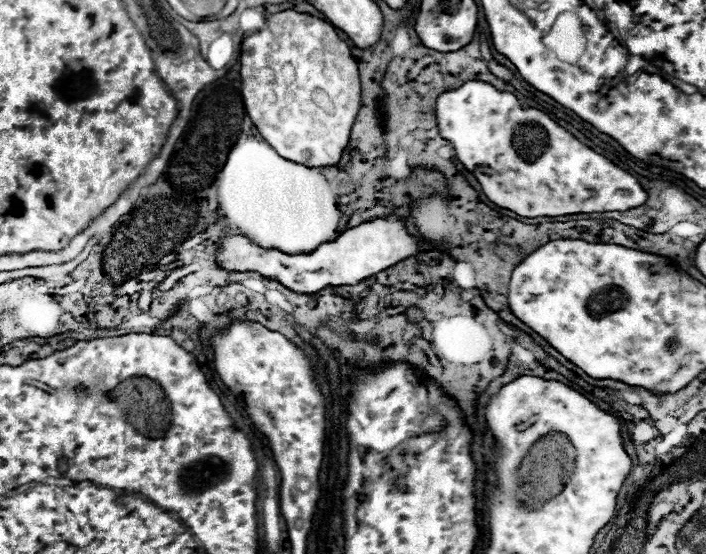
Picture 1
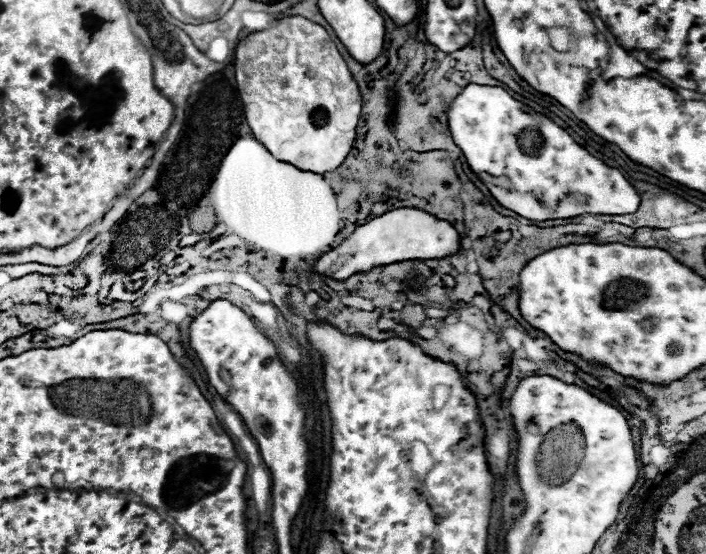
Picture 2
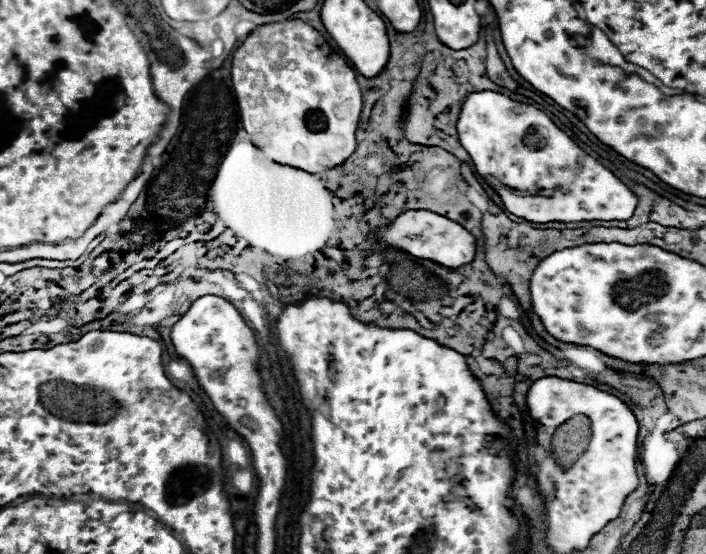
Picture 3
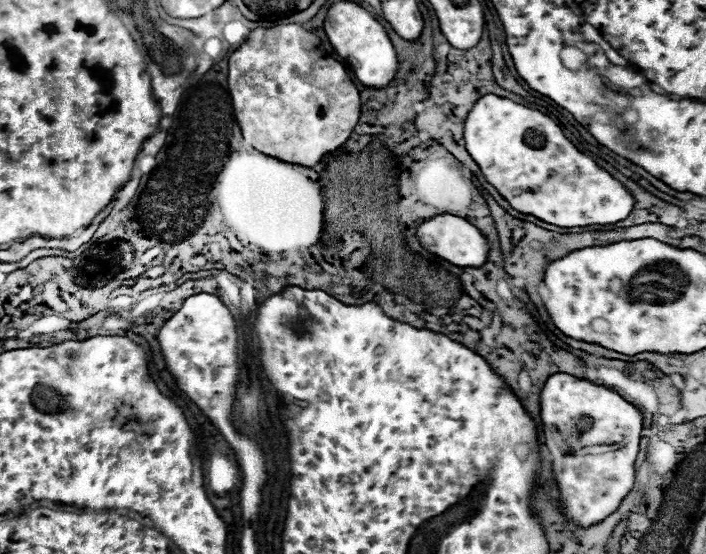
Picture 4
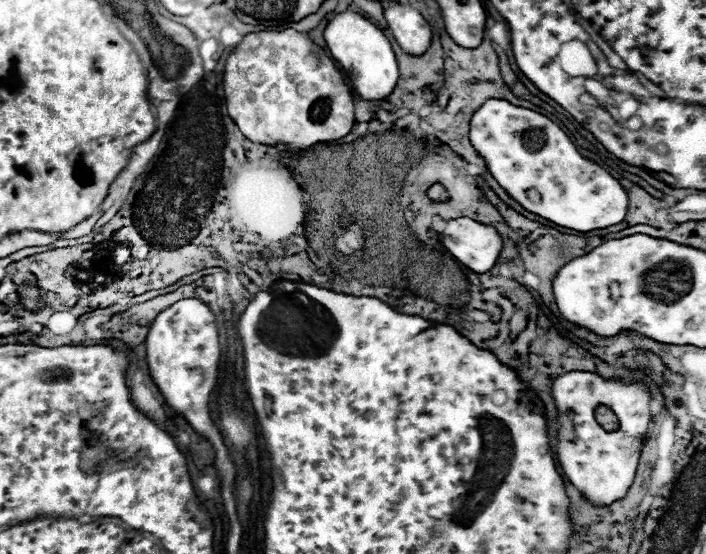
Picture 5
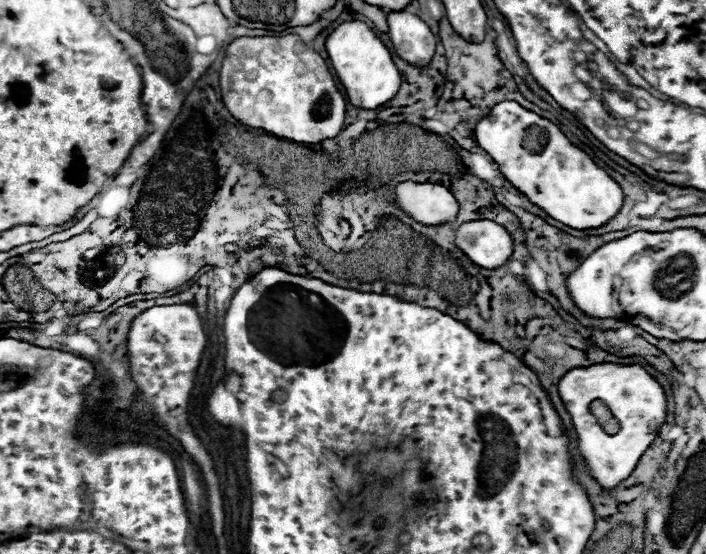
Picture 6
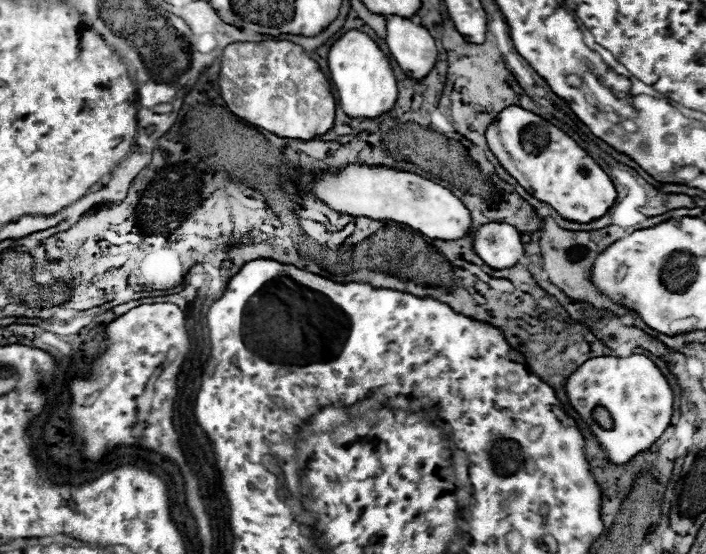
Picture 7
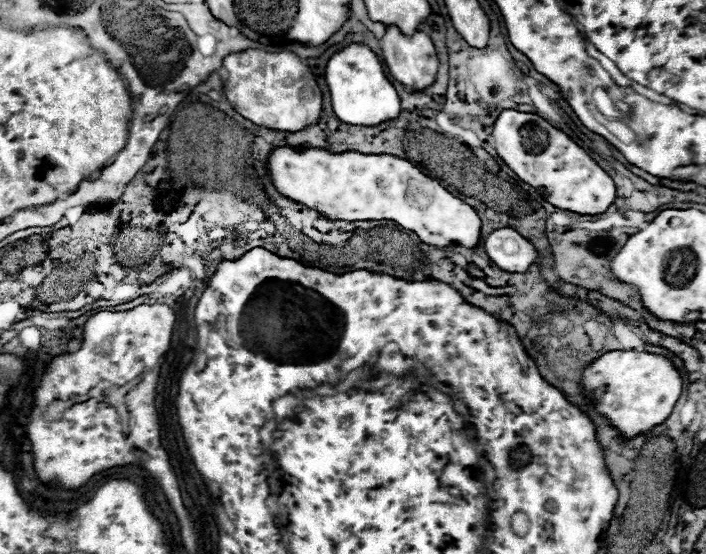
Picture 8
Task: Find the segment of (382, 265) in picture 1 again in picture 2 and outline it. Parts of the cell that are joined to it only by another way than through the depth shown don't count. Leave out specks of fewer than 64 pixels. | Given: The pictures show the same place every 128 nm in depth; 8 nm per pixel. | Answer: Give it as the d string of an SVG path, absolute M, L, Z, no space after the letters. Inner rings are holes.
M398 208L386 212L364 226L358 226L346 242L342 242L336 250L330 250L320 256L316 262L316 270L320 274L344 280L356 272L368 272L374 266L402 262L402 260L432 260L432 258L446 258L460 252L460 234L458 230L428 212L416 208Z

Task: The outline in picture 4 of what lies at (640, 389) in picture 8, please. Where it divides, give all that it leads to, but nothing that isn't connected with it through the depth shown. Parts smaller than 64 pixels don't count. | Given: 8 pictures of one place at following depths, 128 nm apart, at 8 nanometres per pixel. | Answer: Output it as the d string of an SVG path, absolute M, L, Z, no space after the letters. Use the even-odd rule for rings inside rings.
M562 372L552 374L546 380L540 394L540 406L542 406L544 438L546 438L546 446L552 452L552 468L560 486L562 506L568 520L580 528L588 528L592 524L602 522L620 506L620 502L634 486L634 462L638 456L638 444L640 444L642 420L644 420L642 412L634 404L626 402L618 392ZM582 418L590 420L590 424L584 430L578 428L578 422Z

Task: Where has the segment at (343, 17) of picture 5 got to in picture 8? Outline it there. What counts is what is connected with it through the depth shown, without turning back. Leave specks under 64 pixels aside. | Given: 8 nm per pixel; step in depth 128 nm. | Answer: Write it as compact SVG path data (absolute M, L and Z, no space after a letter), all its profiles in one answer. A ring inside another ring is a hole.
M350 44L344 50L340 50L338 54L334 54L326 66L326 84L328 84L332 110L334 110L336 118L344 124L382 124L382 120L394 120L400 114L400 98L398 98L392 82L386 78L378 56L368 46Z

